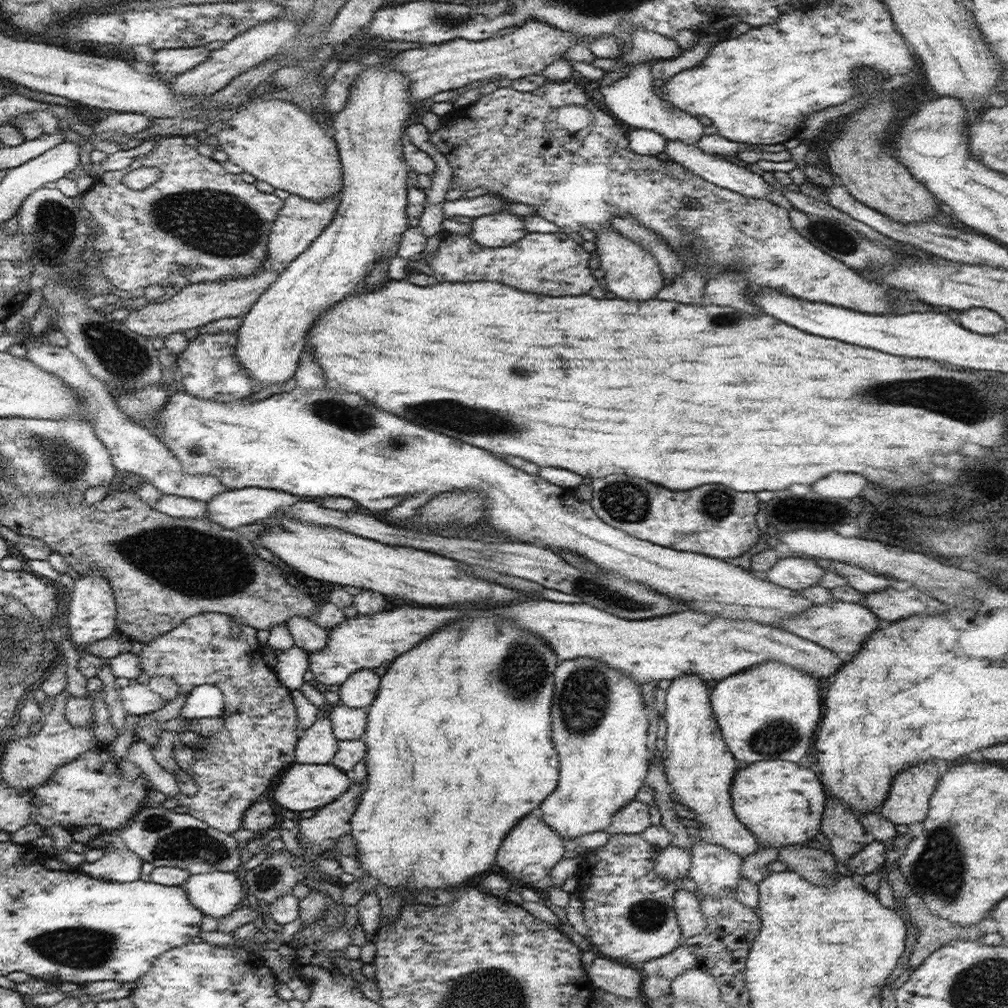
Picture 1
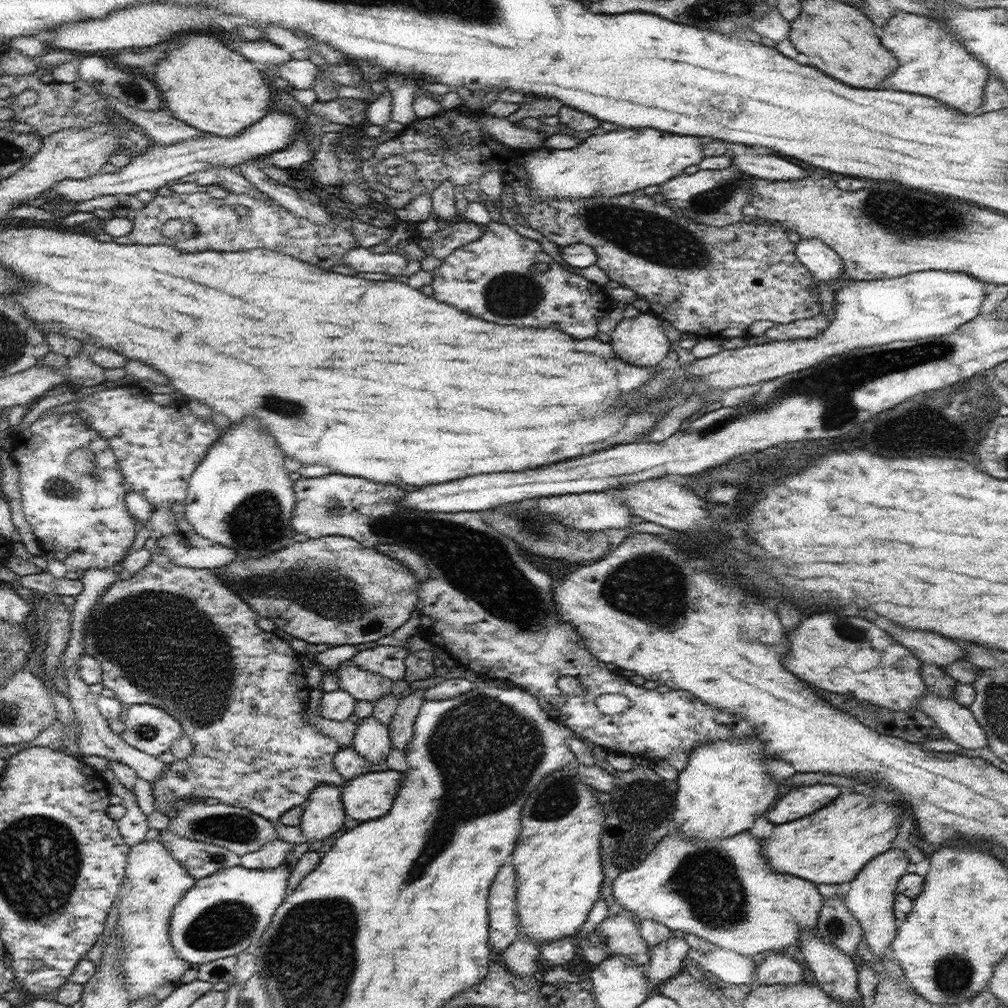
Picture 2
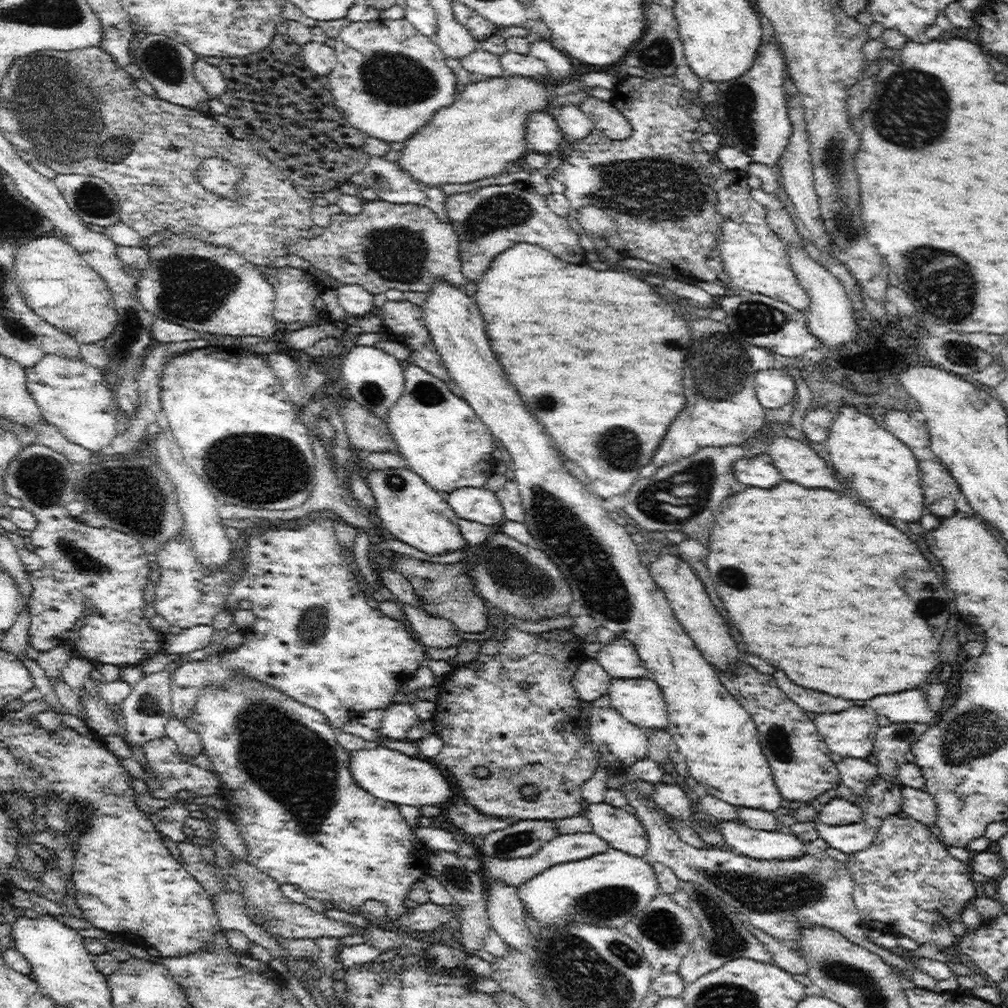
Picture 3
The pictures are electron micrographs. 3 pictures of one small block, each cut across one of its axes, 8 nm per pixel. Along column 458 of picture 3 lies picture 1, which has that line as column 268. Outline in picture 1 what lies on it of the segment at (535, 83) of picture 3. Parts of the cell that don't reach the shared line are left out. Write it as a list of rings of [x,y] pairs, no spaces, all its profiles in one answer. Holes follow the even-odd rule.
[[[262,95],[250,99],[223,123],[222,130],[215,135],[220,144],[218,148],[222,148],[228,155],[228,160],[241,166],[244,172],[268,182],[274,188],[308,200],[323,201],[334,195],[338,197],[341,193],[343,170],[335,138],[326,135],[324,122],[319,121],[314,115],[306,114],[296,103]]]

